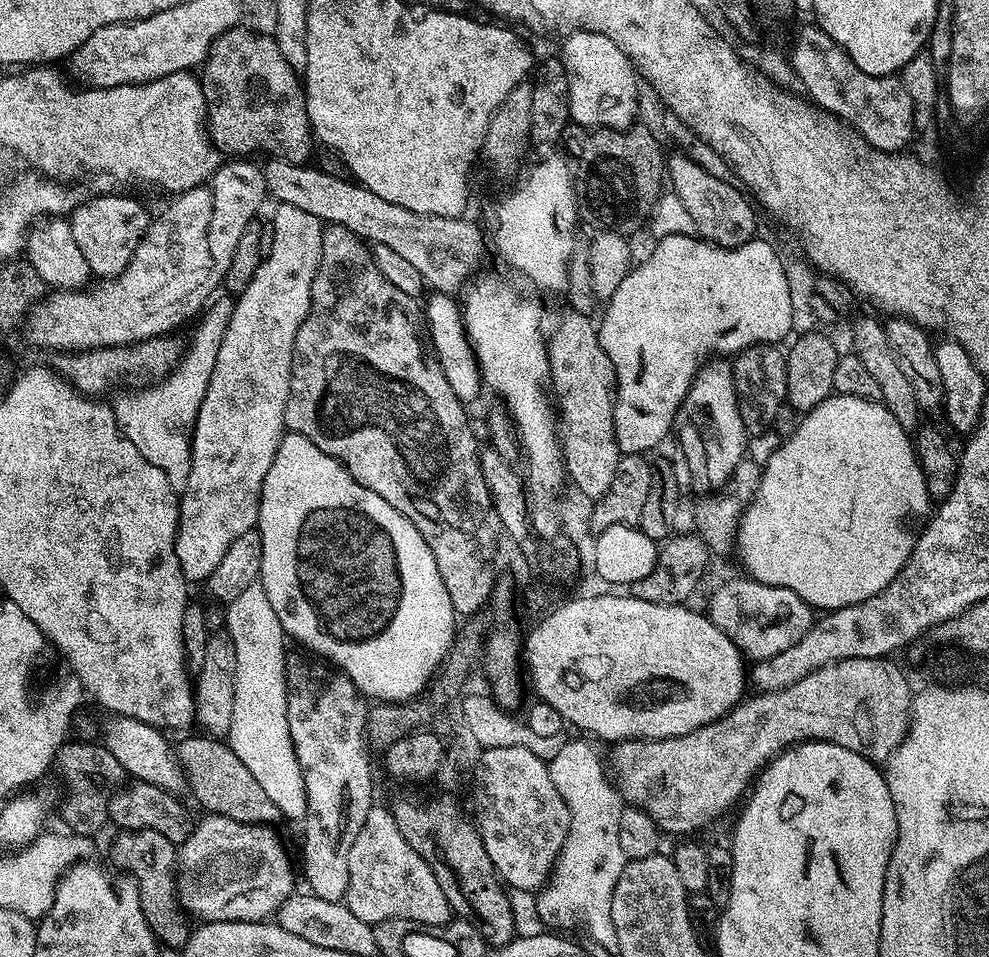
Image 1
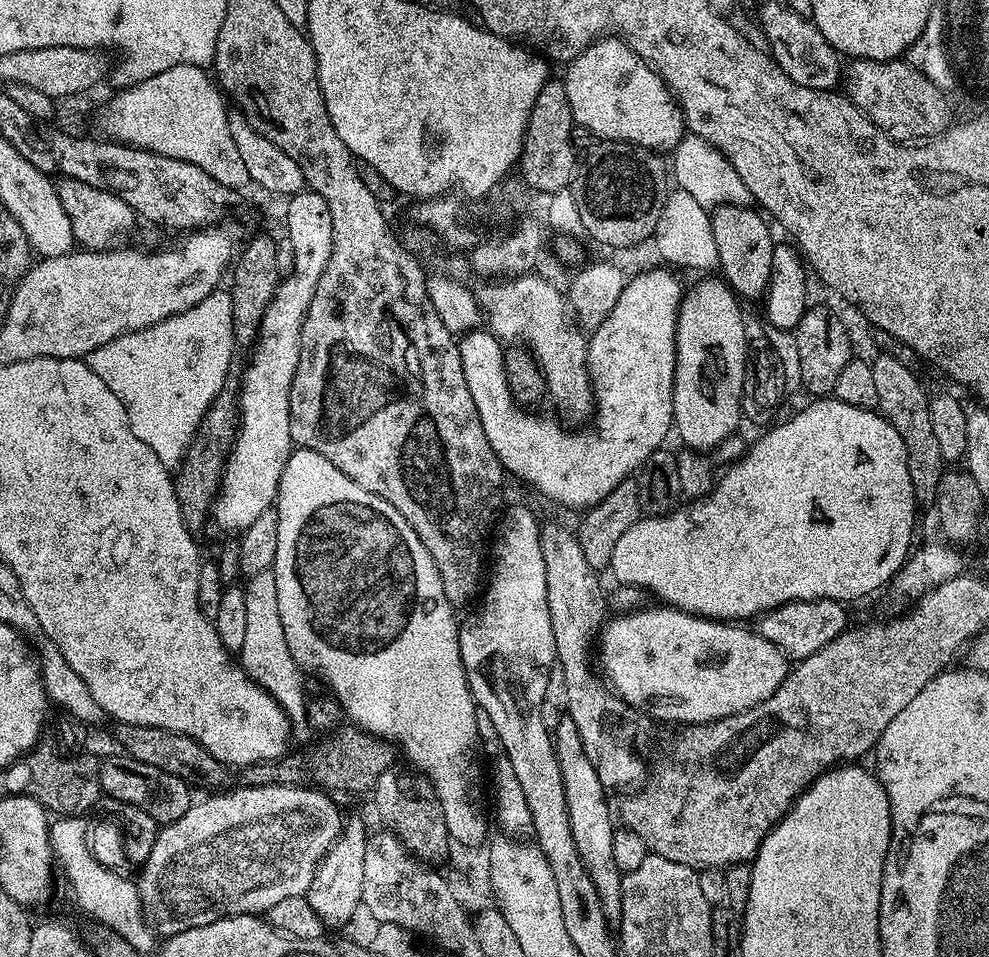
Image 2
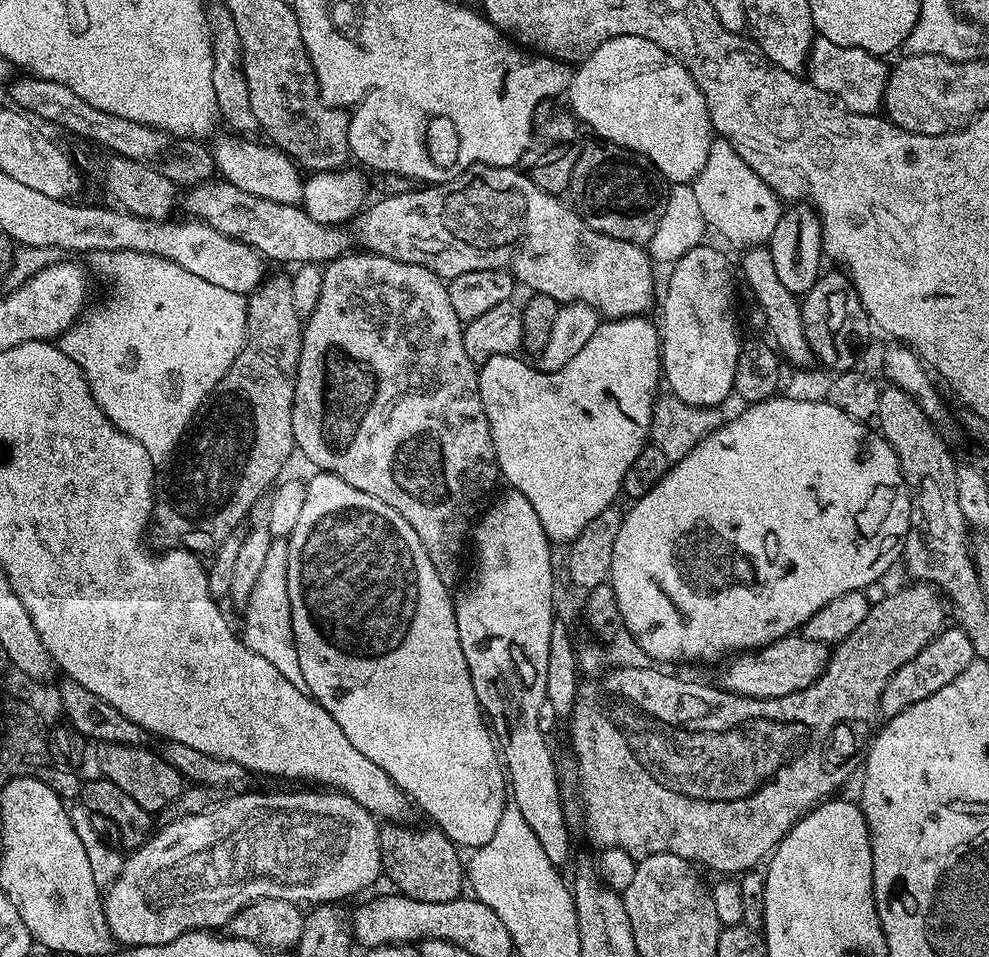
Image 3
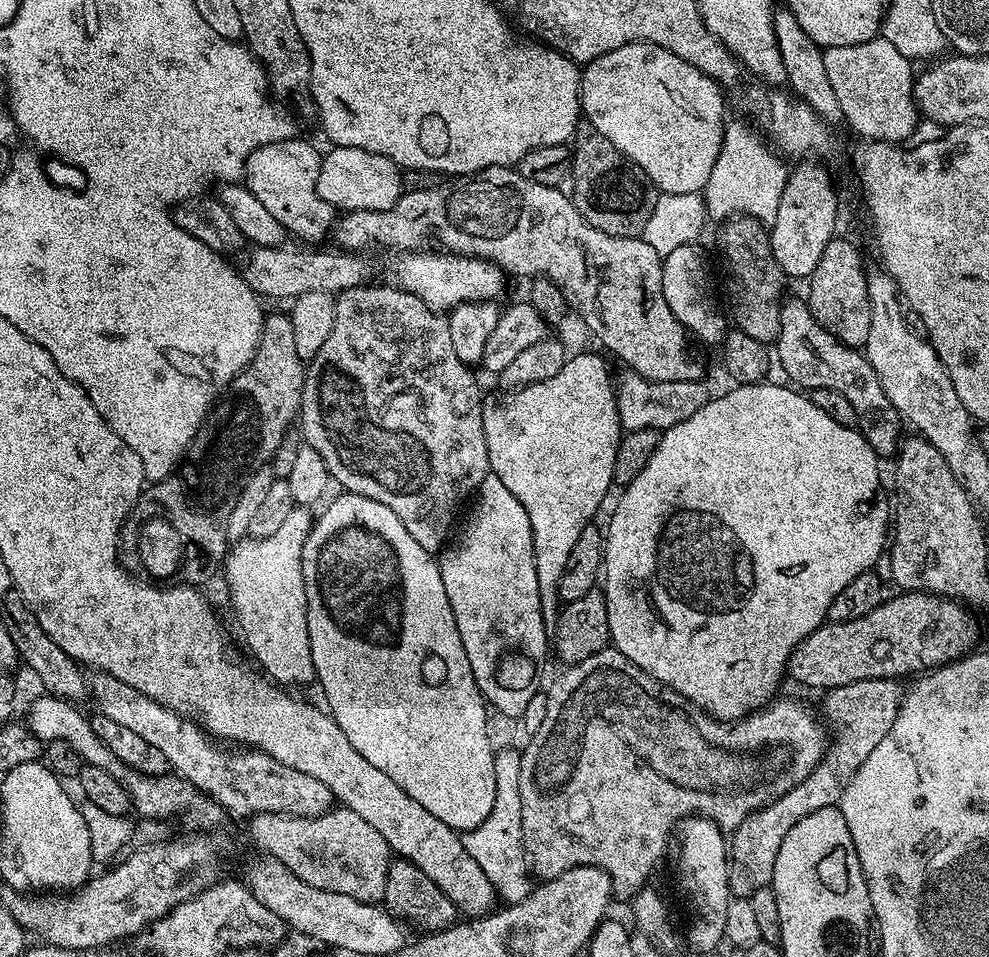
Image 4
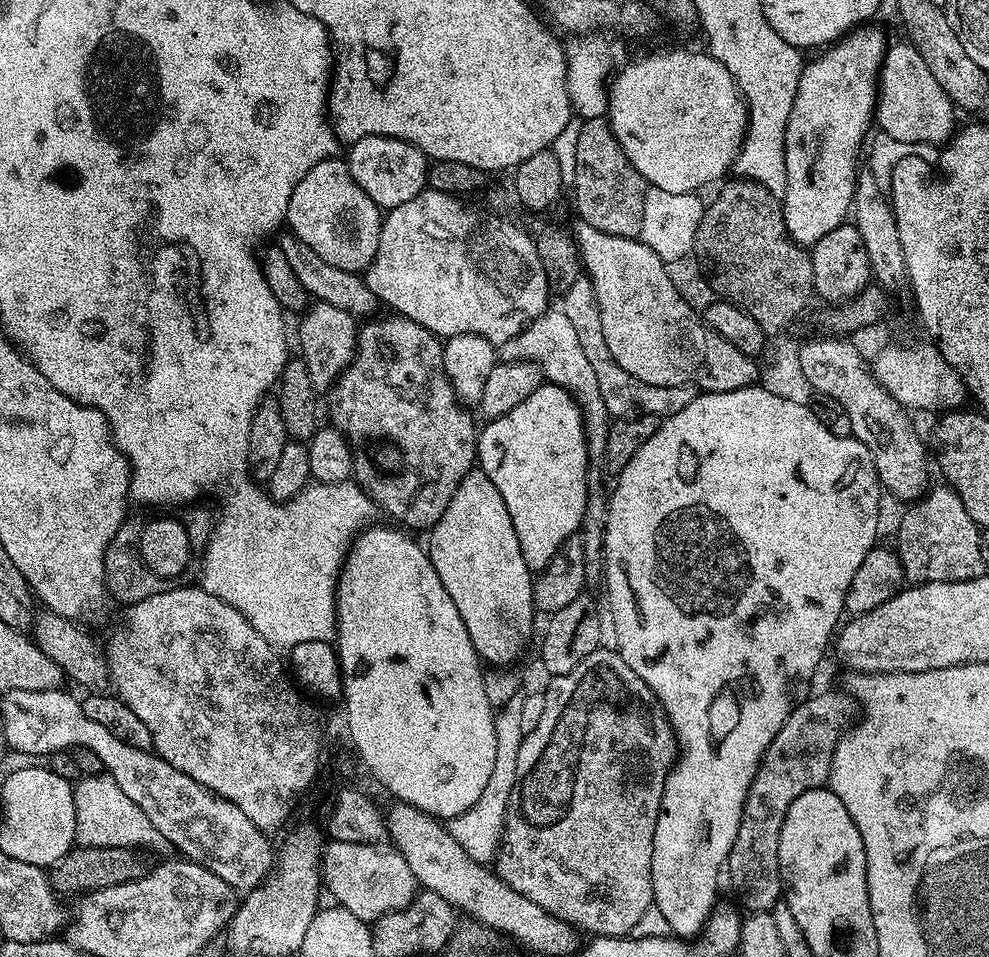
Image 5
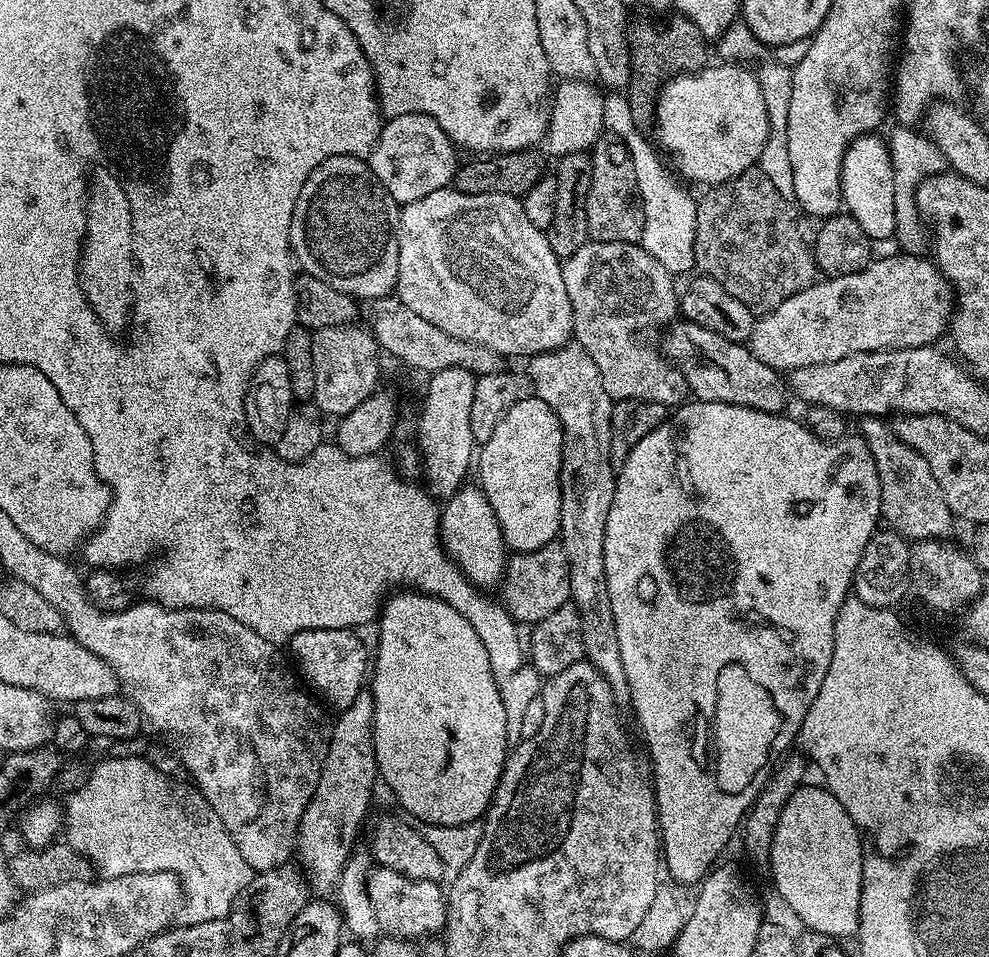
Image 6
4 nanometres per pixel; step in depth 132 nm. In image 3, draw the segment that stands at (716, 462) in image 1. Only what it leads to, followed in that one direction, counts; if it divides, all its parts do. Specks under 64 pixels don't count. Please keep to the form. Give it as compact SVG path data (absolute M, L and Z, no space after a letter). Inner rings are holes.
M708 242L696 244L693 248L686 250L680 258L672 264L673 273L670 275L670 286L666 290L666 300L660 308L659 327L662 329L662 339L660 341L660 363L662 365L662 380L666 385L667 391L673 396L677 396L682 402L688 403L692 407L710 408L716 404L720 404L734 389L734 370L738 366L738 354L742 347L742 339L740 340L740 328L736 325L736 316L732 313L732 307L736 304L736 296L732 293L732 272L734 276L734 268L728 265L728 260L716 248L711 248Z

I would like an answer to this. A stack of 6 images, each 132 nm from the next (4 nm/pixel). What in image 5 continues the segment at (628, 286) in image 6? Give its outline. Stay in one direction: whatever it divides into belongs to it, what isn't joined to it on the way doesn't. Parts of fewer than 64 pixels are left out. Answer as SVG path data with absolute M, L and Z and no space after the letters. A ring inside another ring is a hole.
M581 278L570 286L562 294L562 311L564 316L574 326L578 333L578 343L582 345L582 351L586 353L586 359L590 366L594 366L594 375L598 377L598 390L602 390L602 402L606 402L606 410L609 417L617 420L629 420L639 416L659 416L667 418L678 414L698 394L697 389L691 386L681 386L679 388L663 388L662 386L650 386L634 374L626 374L618 362L606 350L606 338L602 338L602 322L600 321L600 311L596 305L596 295L592 289L592 282L587 278Z

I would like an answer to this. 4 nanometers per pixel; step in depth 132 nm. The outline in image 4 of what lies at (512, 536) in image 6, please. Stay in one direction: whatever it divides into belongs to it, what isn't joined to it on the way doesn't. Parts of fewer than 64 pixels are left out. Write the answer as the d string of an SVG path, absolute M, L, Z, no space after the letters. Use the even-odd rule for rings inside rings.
M580 352L577 356L569 355L564 361L562 370L558 370L558 374L554 374L554 378L537 384L525 384L512 391L516 392L508 392L505 396L498 397L497 400L485 399L483 401L482 422L484 423L486 446L488 447L488 466L491 475L502 478L503 484L506 485L506 490L510 490L510 494L514 494L514 498L518 498L518 502L522 502L522 506L526 509L526 514L530 517L530 530L534 538L534 570L538 574L540 609L544 619L544 629L552 634L562 609L560 579L566 570L566 562L570 562L570 550L574 550L574 542L578 542L578 534L582 534L584 527L593 523L594 517L592 515L599 510L600 503L603 502L604 495L608 492L608 487L613 487L614 484L612 475L614 474L616 455L618 454L618 446L622 435L619 410L616 405L617 385L614 380L612 384L612 376L608 373L608 364L602 357L595 356L592 352Z

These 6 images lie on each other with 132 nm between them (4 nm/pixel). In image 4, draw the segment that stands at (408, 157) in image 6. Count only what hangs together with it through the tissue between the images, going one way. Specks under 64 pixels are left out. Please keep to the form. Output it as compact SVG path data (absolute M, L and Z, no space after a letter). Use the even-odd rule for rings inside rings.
M333 147L323 153L316 193L336 210L385 212L402 195L402 169L390 157L366 149Z

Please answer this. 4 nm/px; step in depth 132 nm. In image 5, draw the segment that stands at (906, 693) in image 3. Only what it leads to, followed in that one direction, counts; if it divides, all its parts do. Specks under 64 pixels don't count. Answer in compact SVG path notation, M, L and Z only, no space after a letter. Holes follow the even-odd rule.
M837 690L817 694L804 700L786 718L782 730L778 730L774 742L770 742L766 754L760 759L760 767L744 803L738 838L734 838L734 846L728 855L726 880L732 883L733 890L740 895L739 903L744 903L749 913L771 913L776 899L779 896L781 899L778 842L782 822L786 822L786 810L790 810L790 802L794 802L798 795L827 783L832 770L832 752L856 718L856 703L848 693Z

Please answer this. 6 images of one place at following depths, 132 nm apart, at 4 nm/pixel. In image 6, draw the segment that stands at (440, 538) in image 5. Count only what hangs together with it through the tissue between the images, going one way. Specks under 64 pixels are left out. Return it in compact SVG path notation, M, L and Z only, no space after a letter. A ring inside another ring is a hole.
M479 486L468 487L460 487L453 496L447 497L443 501L440 513L440 538L444 545L444 551L464 571L464 577L468 579L468 583L476 585L477 589L485 590L484 588L492 588L495 584L497 587L504 579L506 545L498 518L494 514L483 488Z

